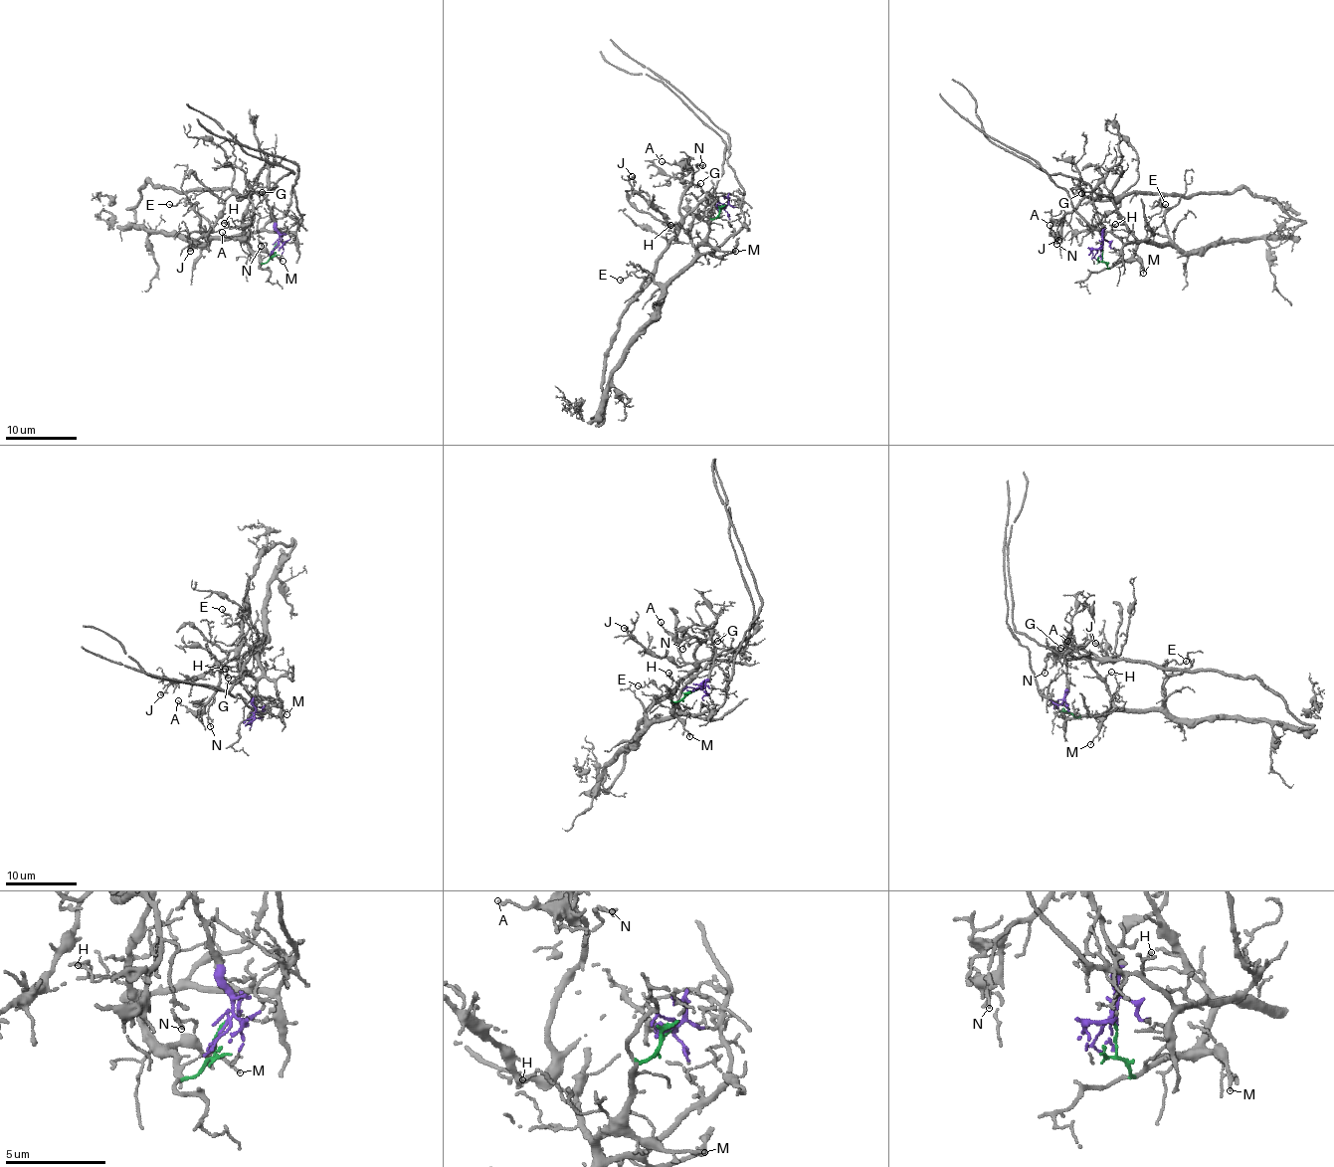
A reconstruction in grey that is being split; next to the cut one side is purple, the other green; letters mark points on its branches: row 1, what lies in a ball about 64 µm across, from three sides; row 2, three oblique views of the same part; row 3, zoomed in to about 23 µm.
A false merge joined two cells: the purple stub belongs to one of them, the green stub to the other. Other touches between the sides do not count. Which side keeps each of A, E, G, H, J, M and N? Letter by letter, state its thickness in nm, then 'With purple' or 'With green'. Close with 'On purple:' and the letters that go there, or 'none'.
A: Thickness 130 nm. With purple
E: Thickness 120 nm. With green
G: Thickness 70 nm. With purple
H: Thickness 100 nm. With green
J: Thickness 220 nm. With purple
M: Thickness 130 nm. With green
N: Thickness 120 nm. With purple
On purple: A, G, J, N

